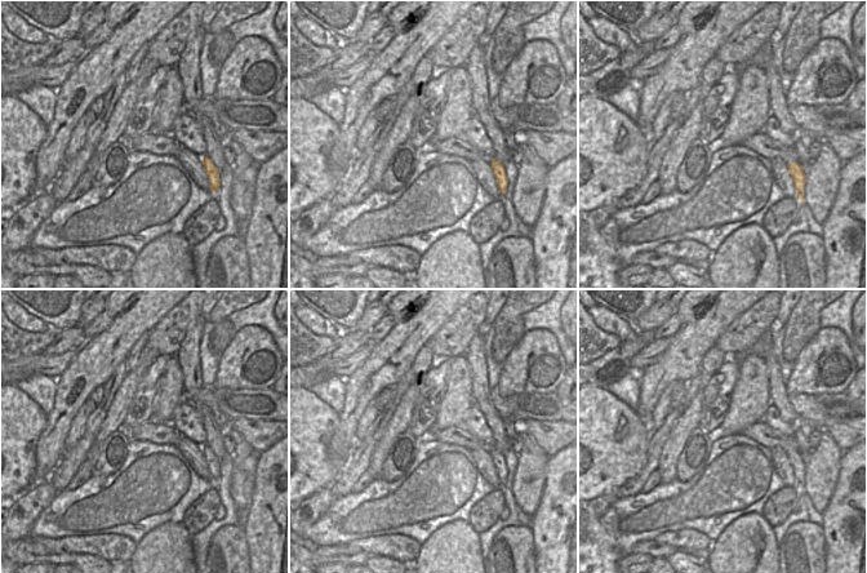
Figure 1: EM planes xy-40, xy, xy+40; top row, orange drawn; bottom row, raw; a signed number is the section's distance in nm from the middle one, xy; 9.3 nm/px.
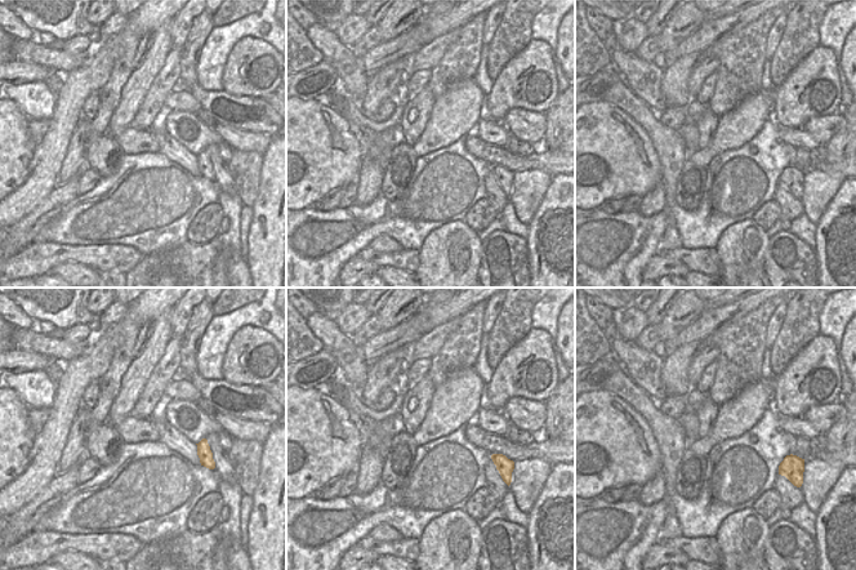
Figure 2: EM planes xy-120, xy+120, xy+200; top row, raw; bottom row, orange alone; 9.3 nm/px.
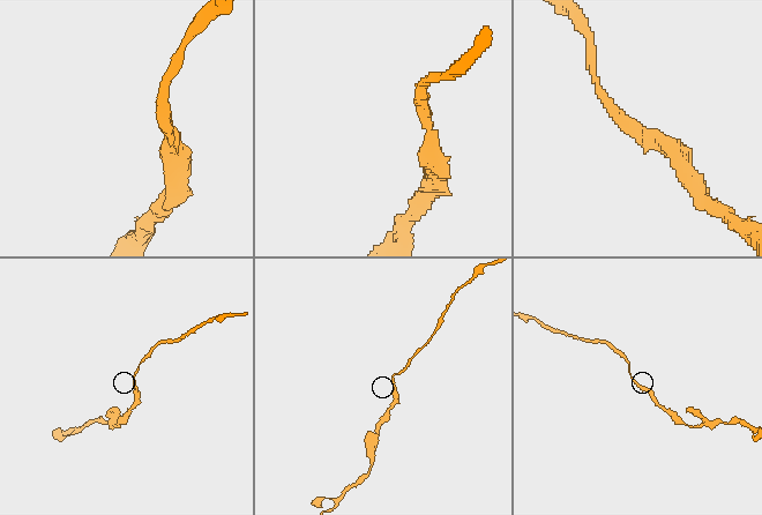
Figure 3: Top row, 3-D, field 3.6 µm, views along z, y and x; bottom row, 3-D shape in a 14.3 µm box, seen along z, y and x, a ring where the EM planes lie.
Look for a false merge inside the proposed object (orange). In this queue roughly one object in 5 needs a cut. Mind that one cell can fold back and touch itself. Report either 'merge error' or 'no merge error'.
no merge error

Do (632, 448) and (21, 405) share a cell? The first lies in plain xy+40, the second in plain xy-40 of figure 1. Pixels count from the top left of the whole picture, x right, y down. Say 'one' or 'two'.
one

